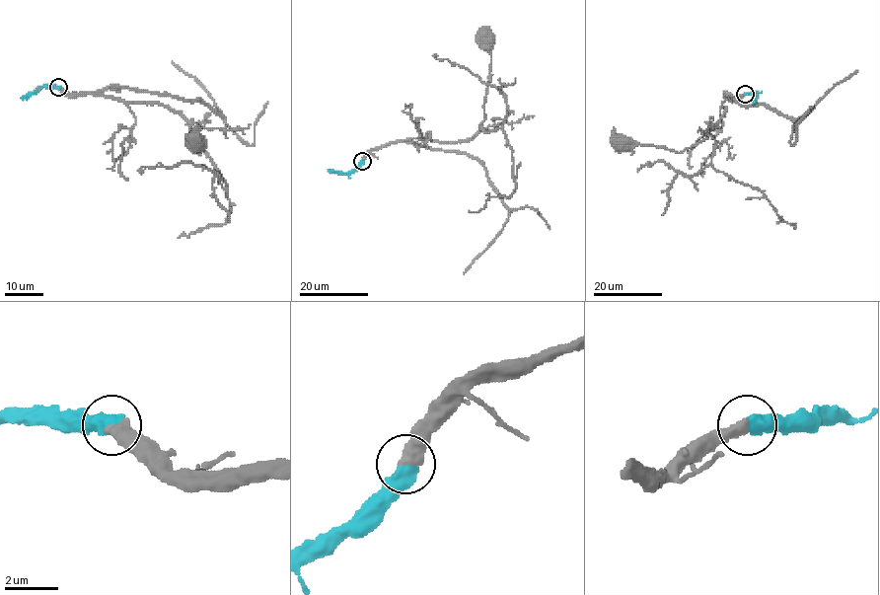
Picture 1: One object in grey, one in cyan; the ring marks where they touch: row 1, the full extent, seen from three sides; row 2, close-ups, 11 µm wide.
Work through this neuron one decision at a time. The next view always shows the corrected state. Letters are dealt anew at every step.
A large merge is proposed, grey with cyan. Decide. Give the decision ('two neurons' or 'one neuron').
one neuron

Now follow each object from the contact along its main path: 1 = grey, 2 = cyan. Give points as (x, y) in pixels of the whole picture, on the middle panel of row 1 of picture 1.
1: (361, 161), (390, 143), (410, 138), (457, 143), (479, 131), (489, 83), (490, 41), (485, 37)
2: (361, 161), (346, 173), (328, 170)

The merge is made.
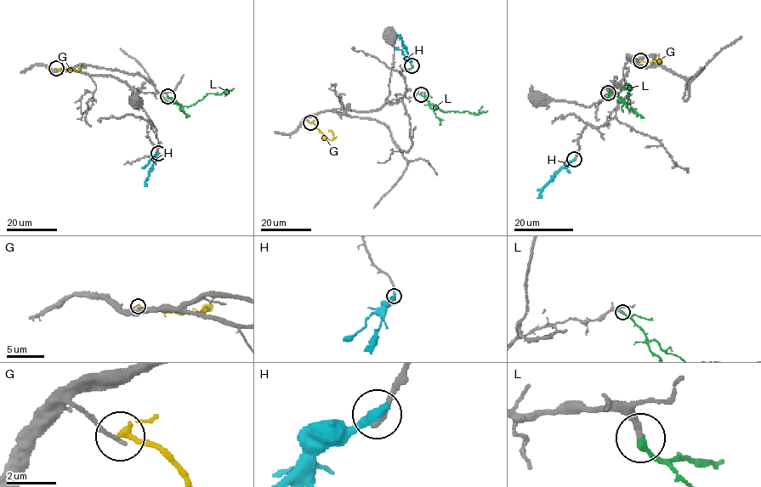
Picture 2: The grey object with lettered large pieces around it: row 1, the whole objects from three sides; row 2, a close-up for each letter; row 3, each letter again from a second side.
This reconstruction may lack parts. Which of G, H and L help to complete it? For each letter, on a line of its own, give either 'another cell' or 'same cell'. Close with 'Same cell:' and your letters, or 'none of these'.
G: another cell
H: another cell
L: same cell
Same cell: L

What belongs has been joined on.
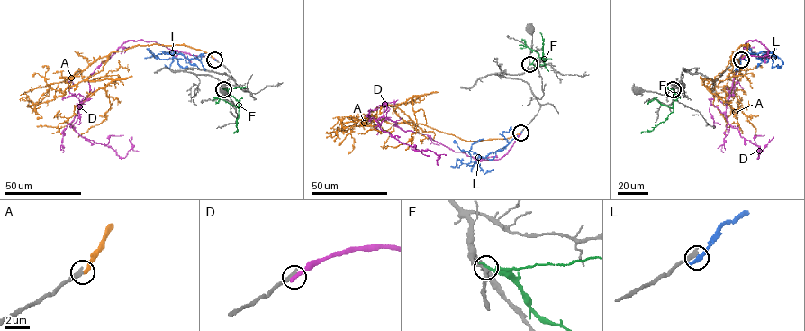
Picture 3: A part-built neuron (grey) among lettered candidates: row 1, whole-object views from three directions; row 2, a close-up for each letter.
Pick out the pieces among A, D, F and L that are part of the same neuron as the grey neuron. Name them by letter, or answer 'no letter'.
no letter

